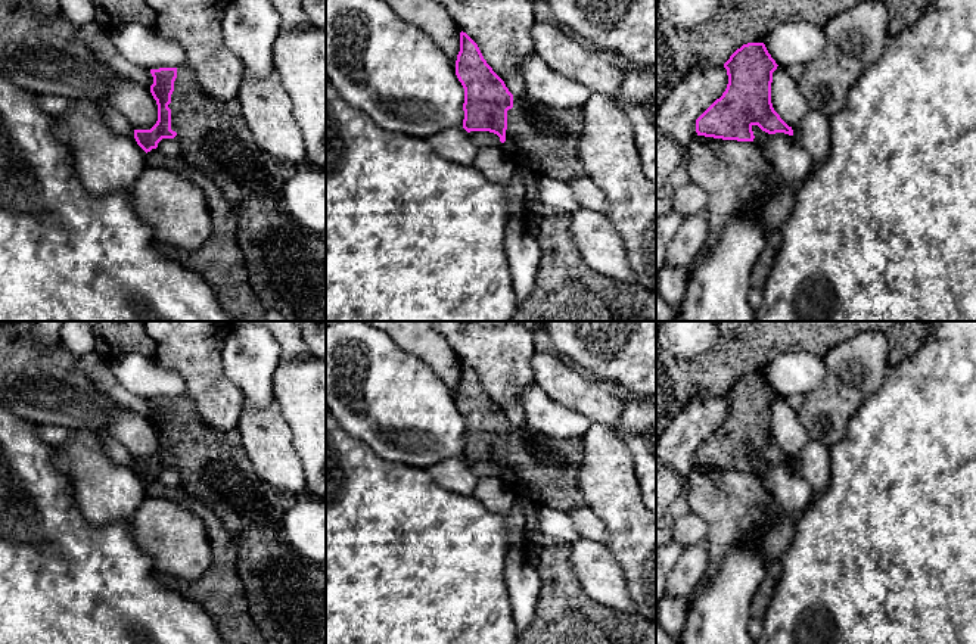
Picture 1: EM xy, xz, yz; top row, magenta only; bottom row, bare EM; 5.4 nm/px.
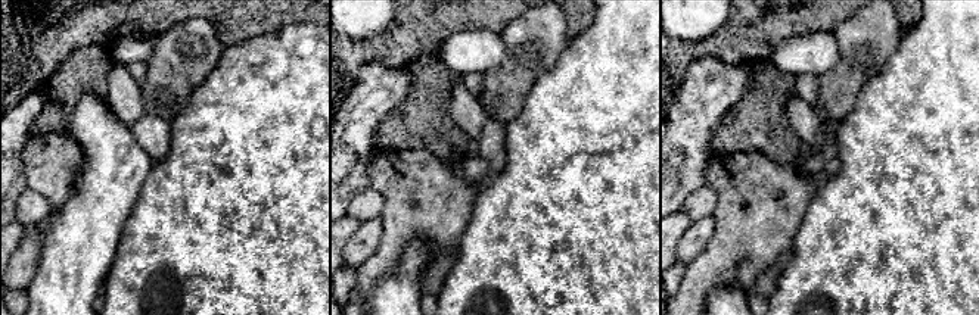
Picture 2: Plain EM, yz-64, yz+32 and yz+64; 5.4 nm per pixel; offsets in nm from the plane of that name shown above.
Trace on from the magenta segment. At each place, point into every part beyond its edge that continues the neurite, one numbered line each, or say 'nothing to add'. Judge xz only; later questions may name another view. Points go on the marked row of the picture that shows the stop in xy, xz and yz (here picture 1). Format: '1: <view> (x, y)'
1: xz (546, 139)

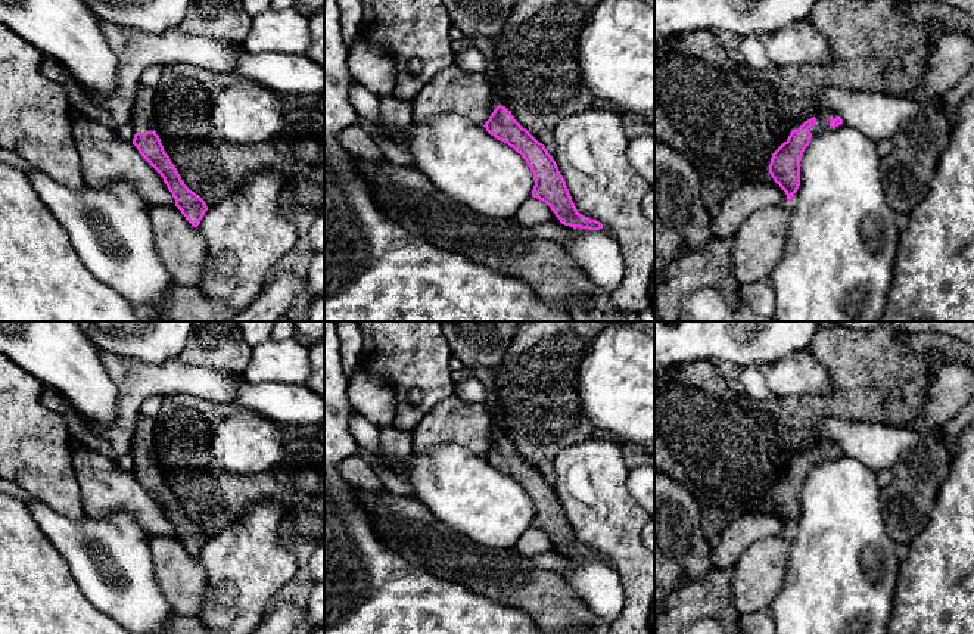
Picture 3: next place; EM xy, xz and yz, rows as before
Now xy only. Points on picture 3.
1: xy (142, 114)

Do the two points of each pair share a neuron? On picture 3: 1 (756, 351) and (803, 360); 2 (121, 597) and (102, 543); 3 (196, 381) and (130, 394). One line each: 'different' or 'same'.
1: different
2: same
3: same

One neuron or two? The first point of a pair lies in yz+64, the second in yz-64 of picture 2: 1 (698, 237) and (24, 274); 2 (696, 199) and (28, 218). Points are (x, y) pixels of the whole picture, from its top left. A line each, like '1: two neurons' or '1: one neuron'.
1: one neuron
2: one neuron

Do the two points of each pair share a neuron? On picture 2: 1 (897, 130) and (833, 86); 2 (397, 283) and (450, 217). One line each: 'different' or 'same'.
1: different
2: different

